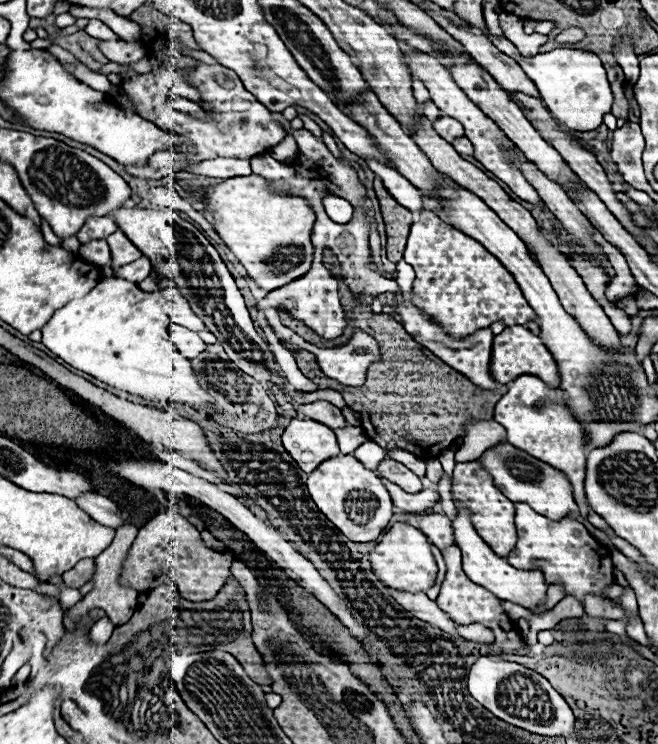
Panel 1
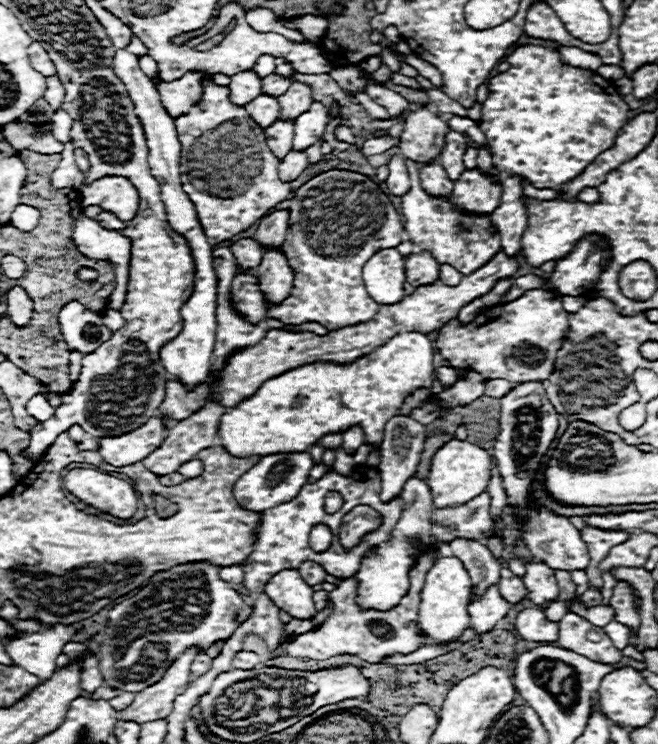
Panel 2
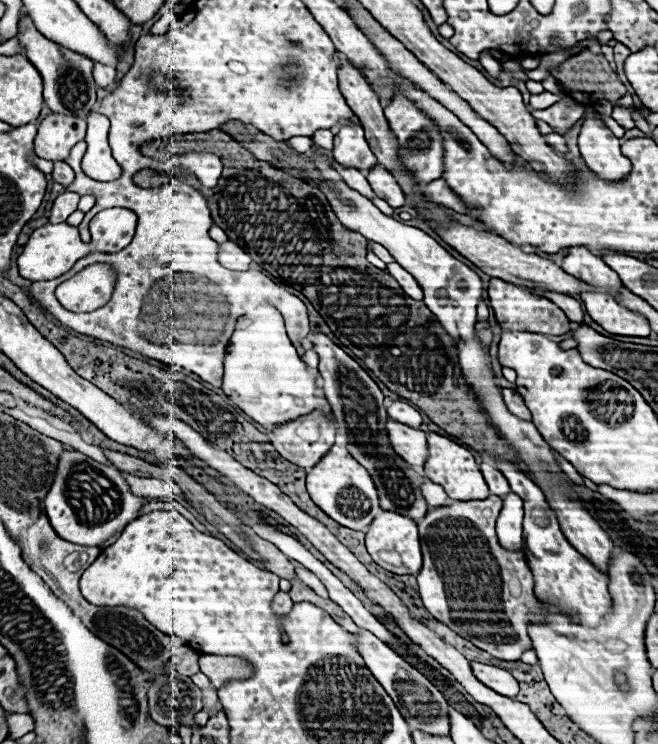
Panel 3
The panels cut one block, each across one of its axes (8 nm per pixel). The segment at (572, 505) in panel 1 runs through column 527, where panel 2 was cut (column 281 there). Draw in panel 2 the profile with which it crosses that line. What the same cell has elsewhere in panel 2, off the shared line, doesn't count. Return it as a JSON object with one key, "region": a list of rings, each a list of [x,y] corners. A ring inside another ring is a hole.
{"region":[[[282,452],[282,454],[268,454],[258,462],[246,476],[240,476],[234,488],[236,500],[246,508],[246,510],[256,510],[264,512],[268,508],[274,508],[278,504],[284,504],[286,500],[292,500],[298,496],[300,488],[308,482],[310,470],[314,468],[314,460],[310,452]]]}

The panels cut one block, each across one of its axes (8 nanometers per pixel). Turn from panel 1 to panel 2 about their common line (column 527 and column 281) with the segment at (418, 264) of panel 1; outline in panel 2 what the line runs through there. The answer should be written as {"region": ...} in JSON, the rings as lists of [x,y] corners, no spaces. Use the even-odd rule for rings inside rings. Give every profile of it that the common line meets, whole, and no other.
{"region":[[[328,170],[302,186],[290,200],[288,232],[284,238],[294,284],[290,296],[280,304],[268,306],[266,314],[288,326],[318,322],[328,330],[340,330],[364,324],[378,314],[380,304],[366,292],[362,268],[374,252],[396,248],[404,240],[406,230],[400,214],[380,186],[360,172]]]}

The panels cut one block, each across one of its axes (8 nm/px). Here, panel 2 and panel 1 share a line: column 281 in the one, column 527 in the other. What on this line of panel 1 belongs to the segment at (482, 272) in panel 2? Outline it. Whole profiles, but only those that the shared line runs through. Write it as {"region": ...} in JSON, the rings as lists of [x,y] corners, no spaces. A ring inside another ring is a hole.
{"region":[[[510,326],[502,334],[494,336],[490,374],[498,384],[508,384],[522,374],[538,376],[550,388],[556,388],[556,384],[560,384],[560,378],[556,376],[556,362],[552,360],[552,354],[548,352],[548,348],[544,348],[544,344],[538,340],[538,336],[534,336],[524,326]]]}

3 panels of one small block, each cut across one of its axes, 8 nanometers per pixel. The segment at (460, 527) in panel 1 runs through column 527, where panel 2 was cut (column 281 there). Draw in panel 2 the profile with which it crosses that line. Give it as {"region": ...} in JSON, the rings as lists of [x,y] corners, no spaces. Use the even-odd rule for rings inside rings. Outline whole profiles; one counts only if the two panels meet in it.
{"region":[[[282,570],[274,574],[266,582],[264,592],[278,608],[286,610],[292,618],[312,618],[316,614],[312,602],[314,590],[302,580],[298,570]]]}

